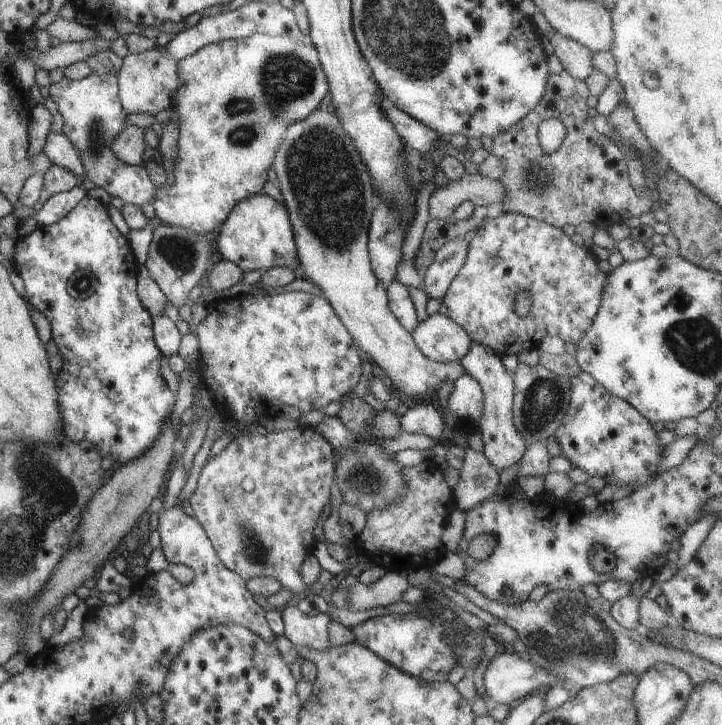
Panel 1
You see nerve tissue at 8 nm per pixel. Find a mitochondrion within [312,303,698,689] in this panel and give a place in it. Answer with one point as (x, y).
(573, 629)

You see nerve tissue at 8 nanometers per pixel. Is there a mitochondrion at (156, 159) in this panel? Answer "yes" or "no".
no

